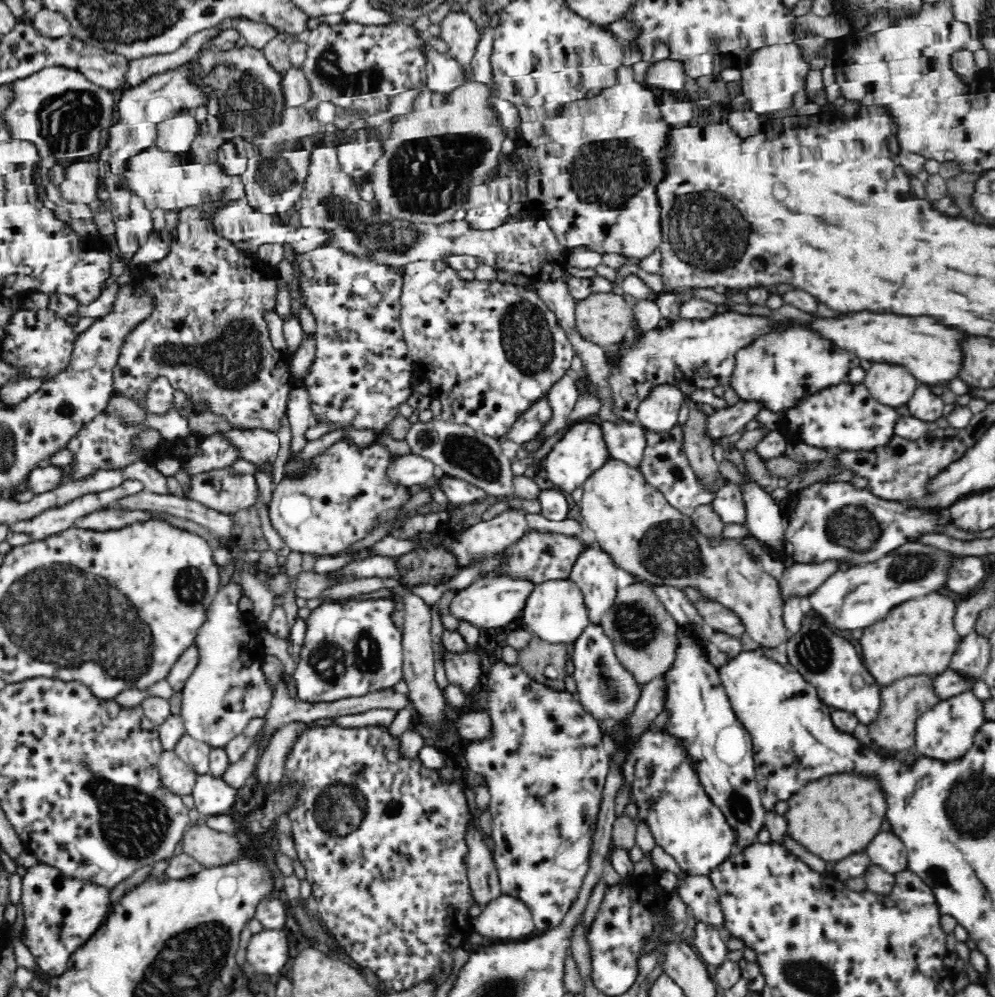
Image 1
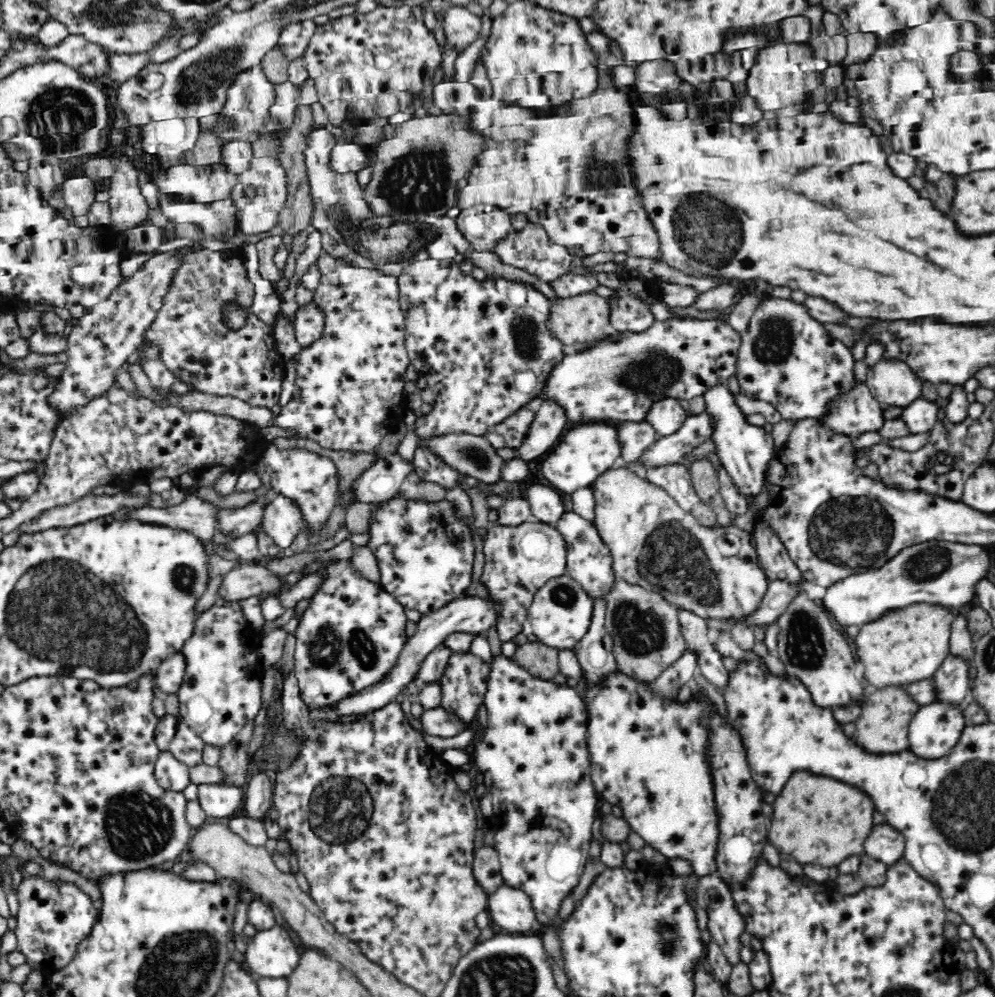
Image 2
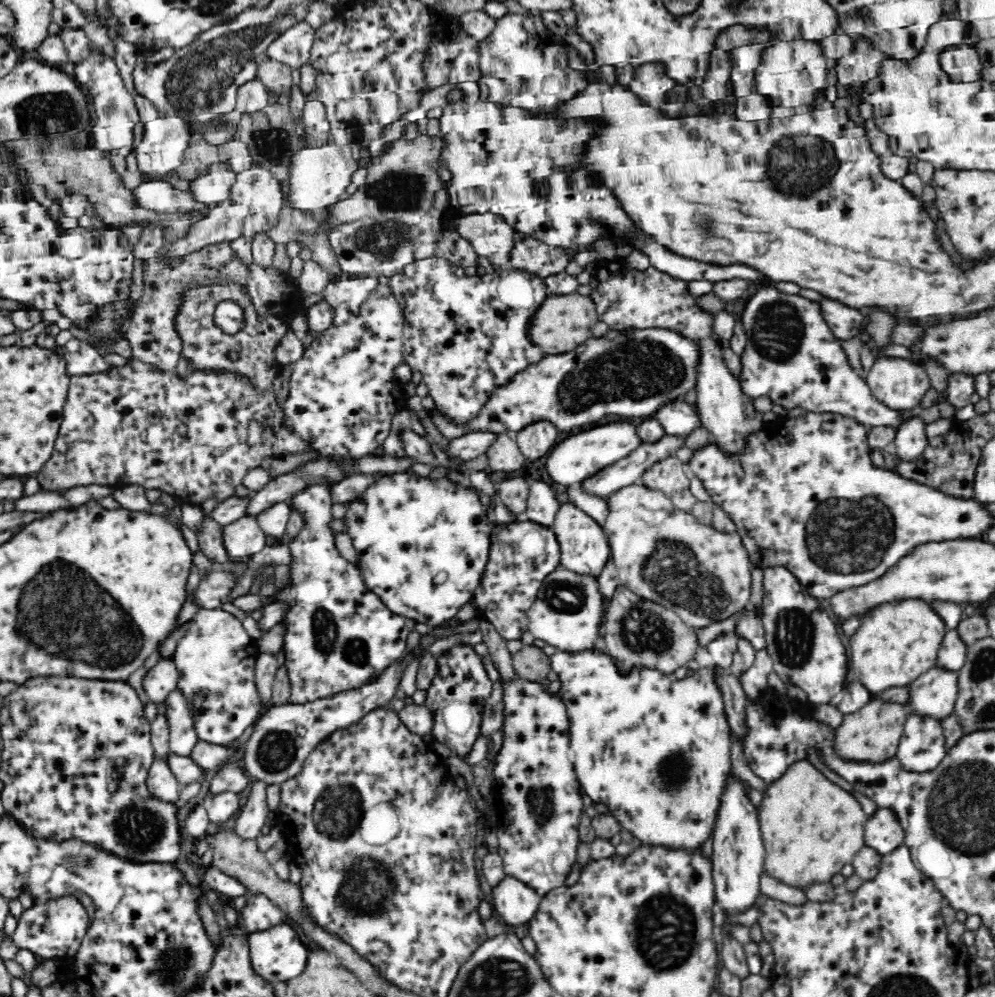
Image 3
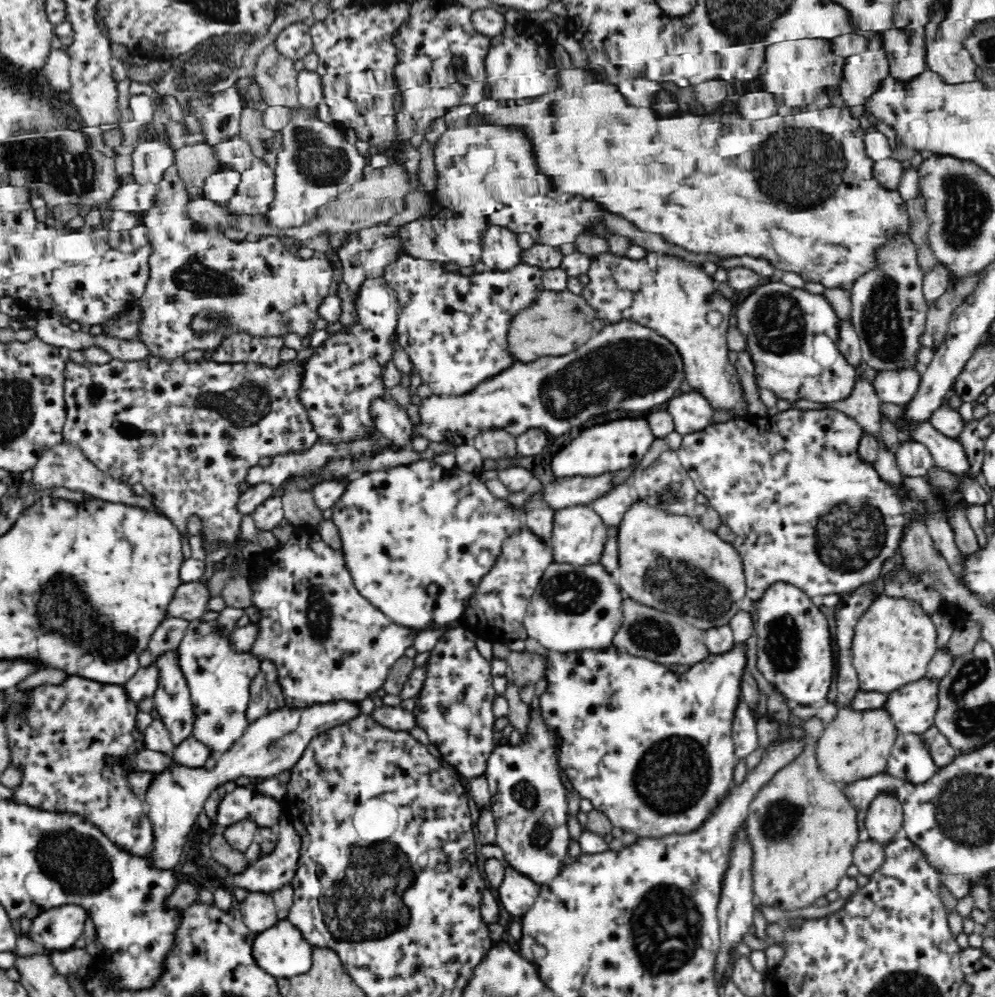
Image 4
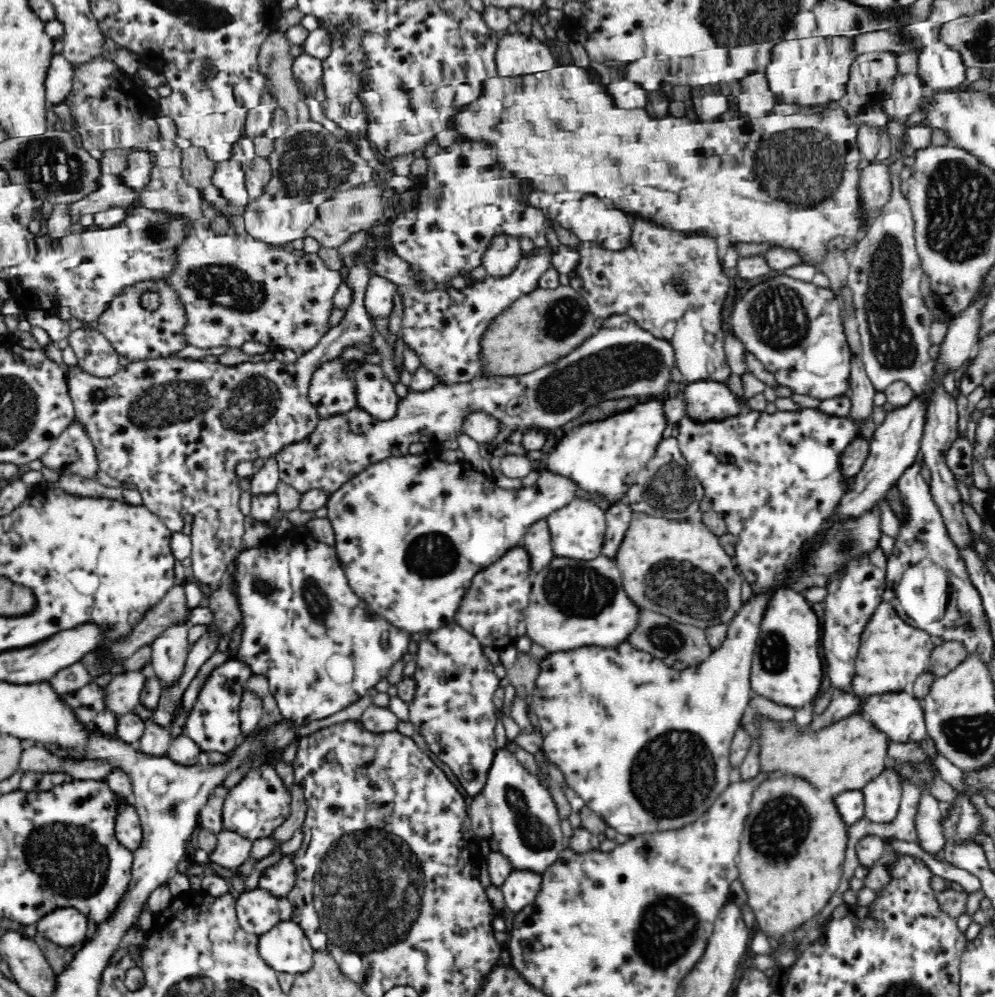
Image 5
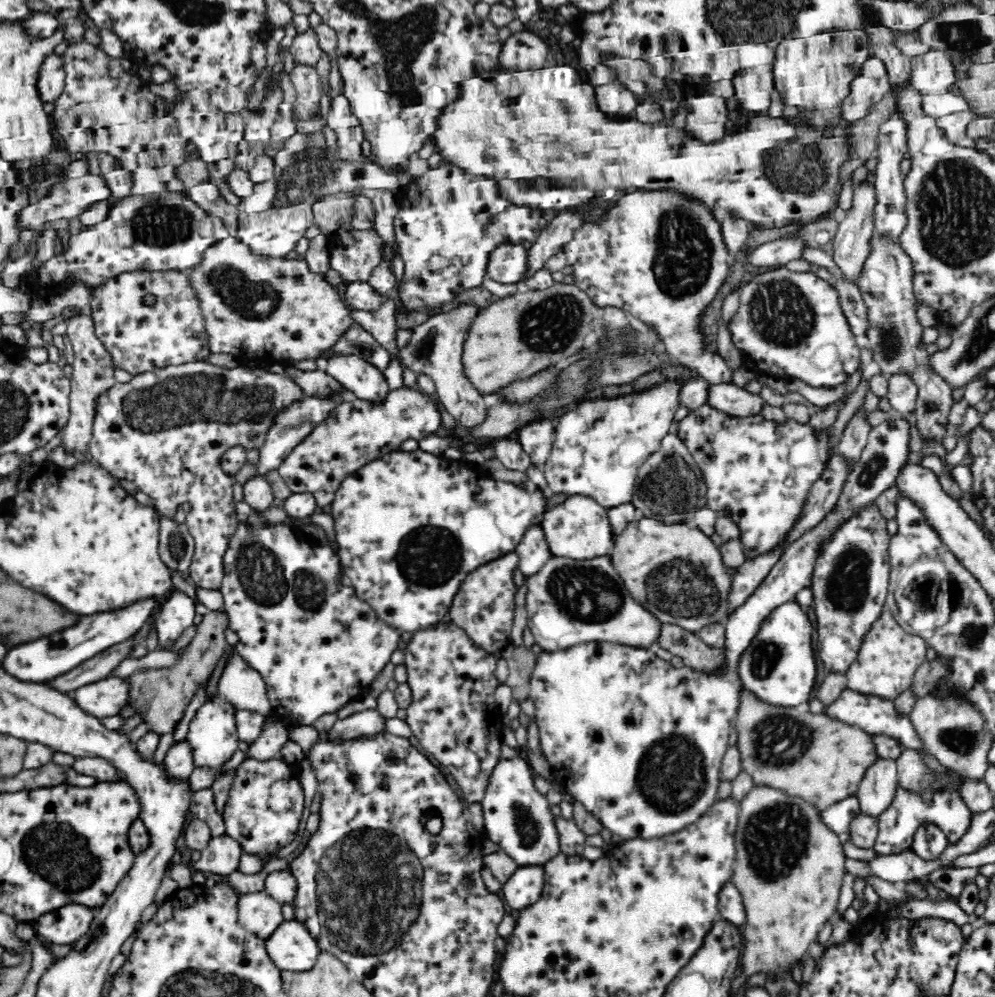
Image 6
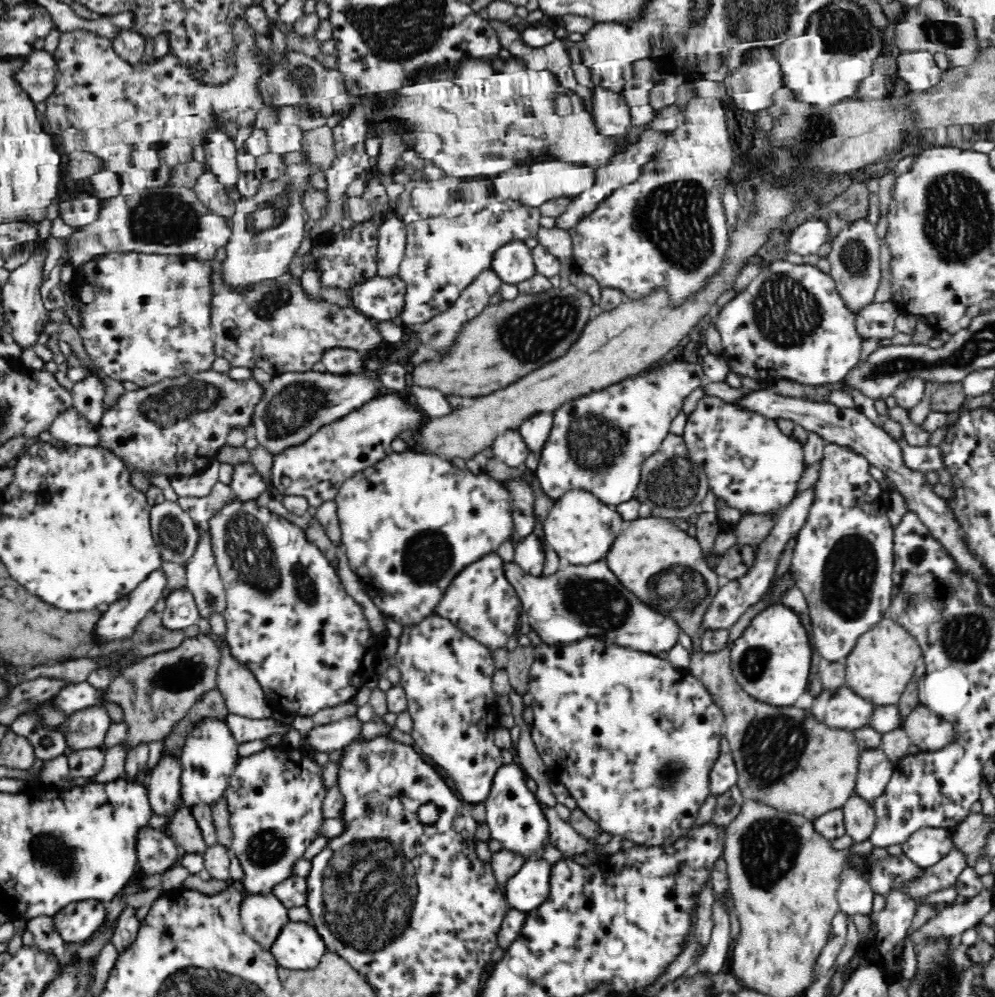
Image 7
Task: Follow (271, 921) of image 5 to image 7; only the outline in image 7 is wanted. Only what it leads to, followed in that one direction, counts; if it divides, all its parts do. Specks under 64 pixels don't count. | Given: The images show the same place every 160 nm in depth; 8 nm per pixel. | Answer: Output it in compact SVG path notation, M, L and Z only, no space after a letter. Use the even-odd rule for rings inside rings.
M244 892L239 917L245 932L268 949L282 926L290 921L288 908L276 896L260 893Z

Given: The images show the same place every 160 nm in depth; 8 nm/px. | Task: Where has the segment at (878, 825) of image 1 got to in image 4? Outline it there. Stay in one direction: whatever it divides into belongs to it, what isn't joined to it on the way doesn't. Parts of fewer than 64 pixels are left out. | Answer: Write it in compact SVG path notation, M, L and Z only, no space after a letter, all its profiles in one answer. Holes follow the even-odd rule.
M816 719L804 722L804 750L790 764L777 770L748 805L745 826L748 837L754 845L754 893L756 902L776 905L780 909L805 907L830 890L837 887L839 880L847 876L847 868L853 864L854 848L862 840L859 838L858 812L845 787L826 779L817 762L817 741L824 732L824 723Z

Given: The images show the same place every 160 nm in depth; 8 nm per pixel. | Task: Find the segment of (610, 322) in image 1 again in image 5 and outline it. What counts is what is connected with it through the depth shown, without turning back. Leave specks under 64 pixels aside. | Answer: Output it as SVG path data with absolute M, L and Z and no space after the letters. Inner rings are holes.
M560 285L554 289L538 288L522 296L490 322L483 339L484 375L529 373L550 360L558 360L558 356L566 356L584 340L596 335L598 328L594 326L594 320L587 300L570 285Z

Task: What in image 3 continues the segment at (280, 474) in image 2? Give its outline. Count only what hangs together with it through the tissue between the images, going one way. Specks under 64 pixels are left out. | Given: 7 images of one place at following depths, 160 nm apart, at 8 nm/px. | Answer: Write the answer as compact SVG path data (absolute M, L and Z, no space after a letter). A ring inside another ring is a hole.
M331 480L307 484L295 490L288 498L293 508L303 520L303 529L289 544L292 560L290 562L290 581L275 595L275 599L284 599L290 603L290 612L284 616L286 632L283 638L282 661L287 668L291 682L290 704L306 704L318 699L328 699L339 693L361 688L370 684L390 663L399 659L406 650L408 635L414 630L415 620L394 613L386 603L370 591L360 567L346 560L336 547L336 537L332 530L332 497Z

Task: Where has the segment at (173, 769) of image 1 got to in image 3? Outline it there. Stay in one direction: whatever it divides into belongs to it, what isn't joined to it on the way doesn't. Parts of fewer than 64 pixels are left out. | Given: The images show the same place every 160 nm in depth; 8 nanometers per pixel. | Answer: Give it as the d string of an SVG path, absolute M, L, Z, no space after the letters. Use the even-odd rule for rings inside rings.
M161 756L152 763L148 778L146 778L146 786L154 797L166 801L176 801L182 786L166 762L168 759Z

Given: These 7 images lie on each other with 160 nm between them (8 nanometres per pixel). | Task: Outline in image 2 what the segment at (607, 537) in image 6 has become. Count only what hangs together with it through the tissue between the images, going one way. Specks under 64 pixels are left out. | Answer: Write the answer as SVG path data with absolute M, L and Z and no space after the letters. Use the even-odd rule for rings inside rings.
M572 511L562 515L562 518L556 523L556 527L568 545L567 575L580 584L592 600L605 597L616 583L613 558L593 521L586 520Z

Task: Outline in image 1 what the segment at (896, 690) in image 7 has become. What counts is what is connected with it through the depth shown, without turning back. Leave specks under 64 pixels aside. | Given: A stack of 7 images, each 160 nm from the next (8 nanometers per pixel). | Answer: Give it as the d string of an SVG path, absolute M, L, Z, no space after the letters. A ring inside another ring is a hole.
M934 591L920 598L912 598L890 610L882 622L876 622L864 630L860 638L862 656L880 684L892 684L896 678L910 674L918 676L918 672L942 674L949 668L963 639L954 626L957 597L950 592Z

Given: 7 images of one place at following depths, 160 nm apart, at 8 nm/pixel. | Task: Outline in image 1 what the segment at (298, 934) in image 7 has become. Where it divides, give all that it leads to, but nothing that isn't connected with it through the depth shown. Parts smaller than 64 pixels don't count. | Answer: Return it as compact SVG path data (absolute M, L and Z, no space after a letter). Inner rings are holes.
M263 929L246 946L246 960L258 974L278 974L288 960L288 937L284 930Z

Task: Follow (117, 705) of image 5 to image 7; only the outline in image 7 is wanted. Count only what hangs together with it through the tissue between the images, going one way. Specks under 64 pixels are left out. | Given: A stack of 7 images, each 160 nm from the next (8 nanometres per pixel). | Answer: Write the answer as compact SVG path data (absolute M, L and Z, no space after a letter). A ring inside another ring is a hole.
M84 681L63 689L54 700L57 708L72 715L77 711L84 711L93 707L105 707L109 702L106 696L107 689L95 688L88 681Z

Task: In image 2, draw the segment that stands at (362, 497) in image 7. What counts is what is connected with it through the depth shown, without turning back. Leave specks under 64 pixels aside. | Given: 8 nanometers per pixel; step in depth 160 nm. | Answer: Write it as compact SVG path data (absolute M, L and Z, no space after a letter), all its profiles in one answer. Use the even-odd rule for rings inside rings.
M704 411L697 415L688 414L682 426L670 436L658 437L637 464L666 466L682 462L684 454L706 442L714 434L716 428L714 415ZM395 495L374 509L368 532L370 540L366 546L376 555L380 570L379 584L406 608L416 609L425 615L448 601L462 596L462 592L470 586L475 555L473 535L466 521L455 517L454 507L447 499L432 503L416 499L407 500L405 497Z

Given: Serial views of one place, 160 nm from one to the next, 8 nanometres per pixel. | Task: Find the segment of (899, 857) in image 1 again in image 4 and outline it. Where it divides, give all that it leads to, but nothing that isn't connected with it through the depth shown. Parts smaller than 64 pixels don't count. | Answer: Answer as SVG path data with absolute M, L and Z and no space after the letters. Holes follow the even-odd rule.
M880 794L866 811L864 828L873 842L884 845L903 835L903 809L895 796Z

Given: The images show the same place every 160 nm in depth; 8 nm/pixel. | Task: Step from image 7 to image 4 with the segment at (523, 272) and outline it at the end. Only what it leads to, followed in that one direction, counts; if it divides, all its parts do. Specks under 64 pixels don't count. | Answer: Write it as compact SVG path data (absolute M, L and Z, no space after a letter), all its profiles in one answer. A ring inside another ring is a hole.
M488 226L480 242L481 262L492 271L508 271L520 263L517 235L504 226Z

